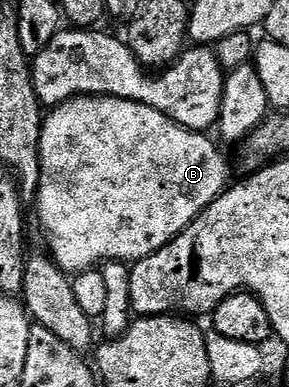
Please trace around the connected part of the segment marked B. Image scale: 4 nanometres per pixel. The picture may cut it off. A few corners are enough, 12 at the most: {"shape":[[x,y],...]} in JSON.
{"shape":[[128,98],[42,121],[35,197],[67,274],[155,254],[228,187]]}

